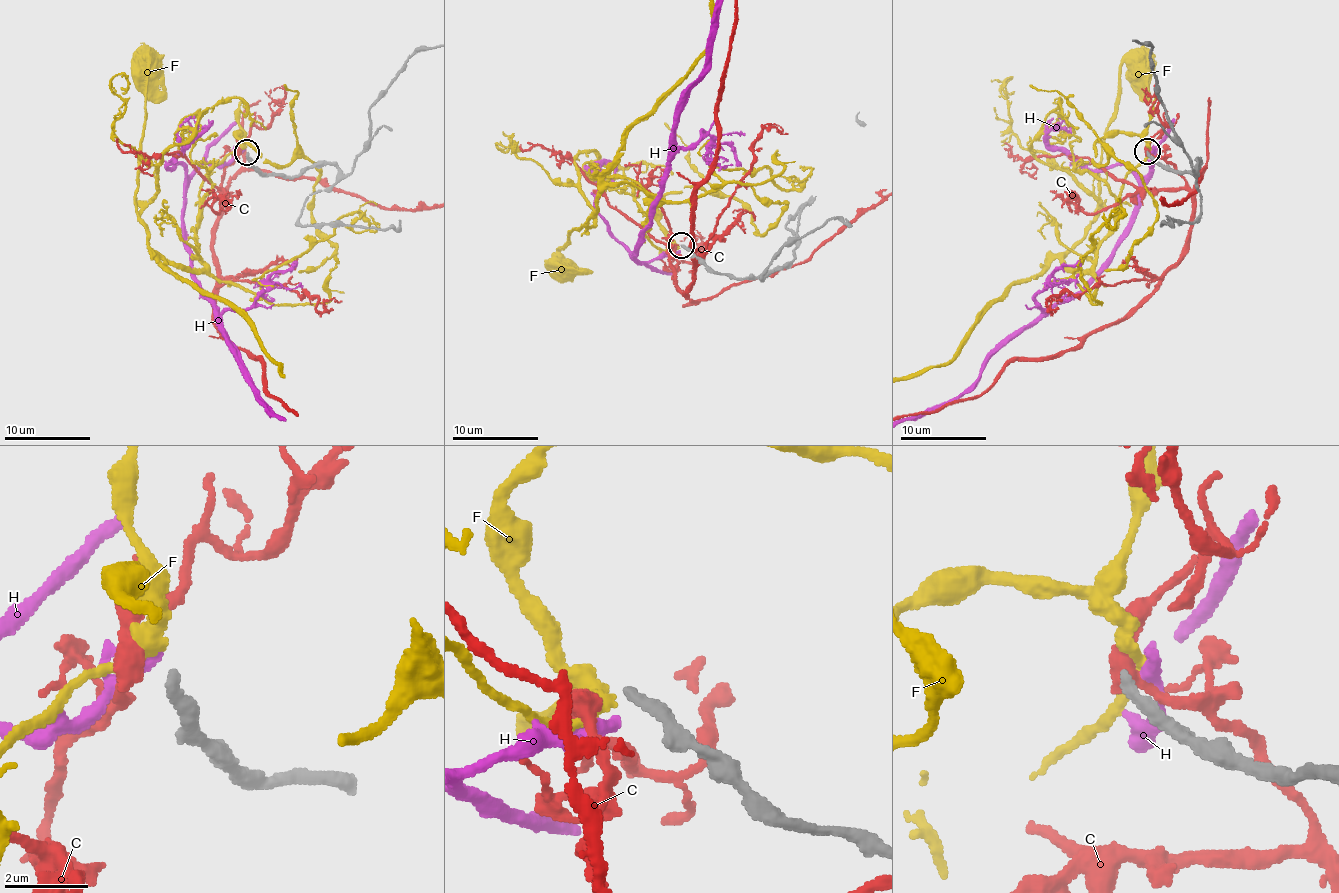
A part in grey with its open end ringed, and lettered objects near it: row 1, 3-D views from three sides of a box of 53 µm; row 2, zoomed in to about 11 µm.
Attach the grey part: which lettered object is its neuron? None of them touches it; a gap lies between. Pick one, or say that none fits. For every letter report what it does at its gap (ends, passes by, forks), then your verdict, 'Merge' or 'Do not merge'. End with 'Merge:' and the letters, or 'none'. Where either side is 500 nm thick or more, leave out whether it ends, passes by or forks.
C: It passes by. Do not merge
F: It passes by. Merge
H: It ends there. Do not merge
Merge: F

